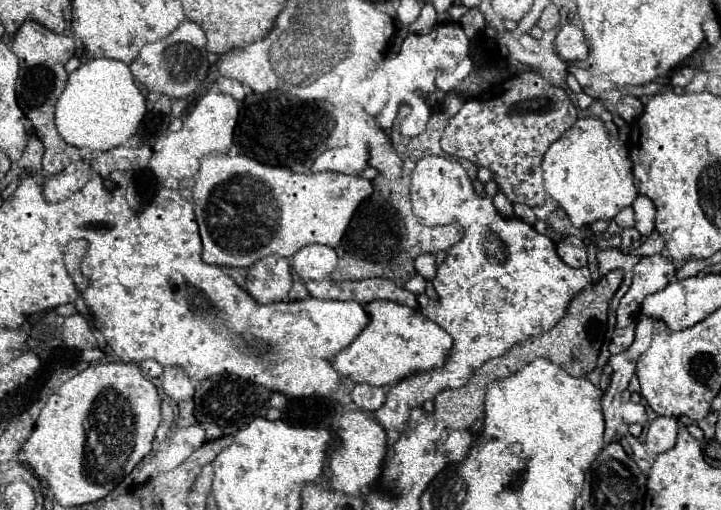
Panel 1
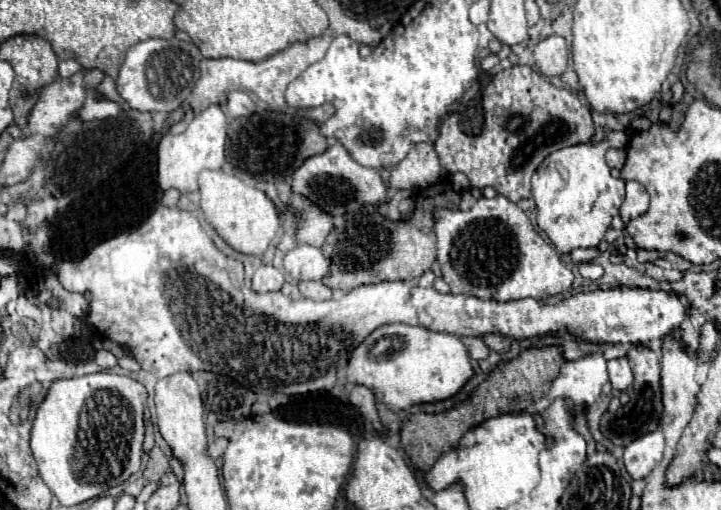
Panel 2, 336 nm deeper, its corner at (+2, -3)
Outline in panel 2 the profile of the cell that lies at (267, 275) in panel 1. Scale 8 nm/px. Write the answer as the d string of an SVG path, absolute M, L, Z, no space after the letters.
M263 265L255 271L253 275L253 289L257 293L267 293L267 291L279 291L283 287L283 273L273 267L273 265Z

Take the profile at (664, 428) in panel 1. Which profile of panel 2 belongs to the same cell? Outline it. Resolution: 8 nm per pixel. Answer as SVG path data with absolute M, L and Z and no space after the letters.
M659 429L655 433L647 433L635 439L631 445L625 447L623 453L625 471L631 475L631 479L649 477L649 473L661 463L663 449L665 449L665 439Z

